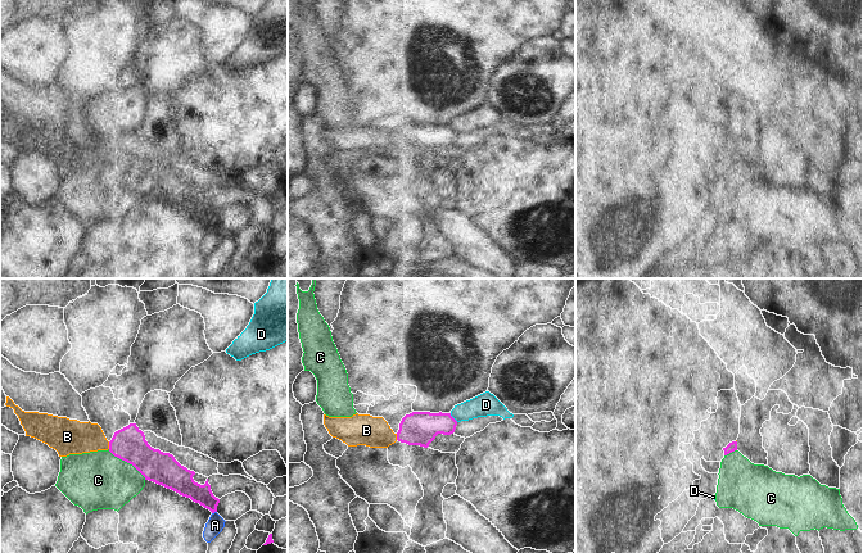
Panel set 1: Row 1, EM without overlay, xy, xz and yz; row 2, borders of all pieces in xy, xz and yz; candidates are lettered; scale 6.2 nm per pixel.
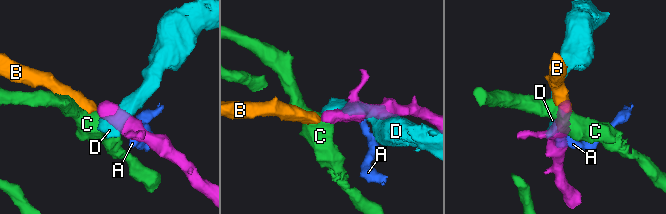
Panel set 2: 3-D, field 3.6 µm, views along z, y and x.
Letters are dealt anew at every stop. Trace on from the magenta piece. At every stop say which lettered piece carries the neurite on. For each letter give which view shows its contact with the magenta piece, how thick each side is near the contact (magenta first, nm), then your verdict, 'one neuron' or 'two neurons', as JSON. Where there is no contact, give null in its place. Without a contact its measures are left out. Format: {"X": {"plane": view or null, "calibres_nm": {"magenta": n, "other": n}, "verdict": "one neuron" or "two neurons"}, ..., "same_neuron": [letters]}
{"A": {"plane": "xy", "calibres_nm": {"magenta": 130, "other": 110}, "verdict": "two neurons"}, "B": {"plane": "xy", "calibres_nm": {"magenta": 220, "other": 220}, "verdict": "one neuron"}, "C": {"plane": "xy", "calibres_nm": {"magenta": 220, "other": 360}, "verdict": "two neurons"}, "D": {"plane": "xz", "calibres_nm": {"magenta": 200, "other": 140}, "verdict": "two neurons"}, "same_neuron": ["B"]}

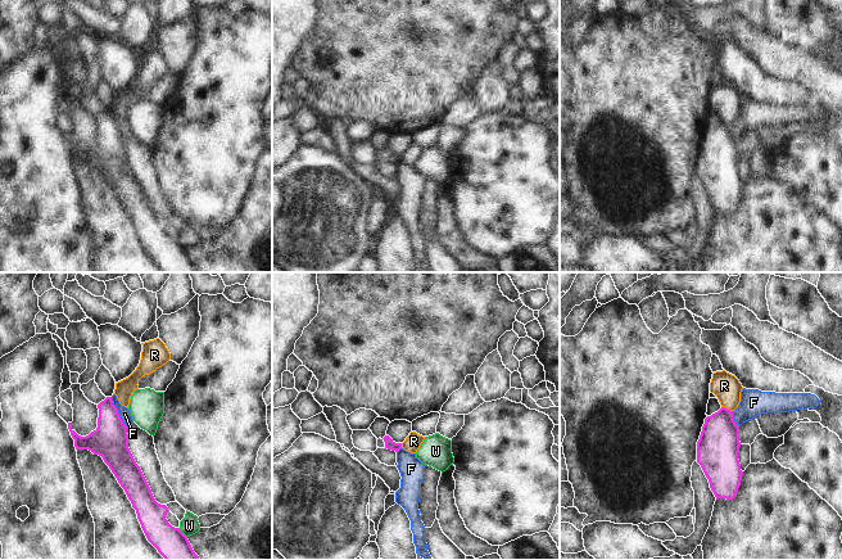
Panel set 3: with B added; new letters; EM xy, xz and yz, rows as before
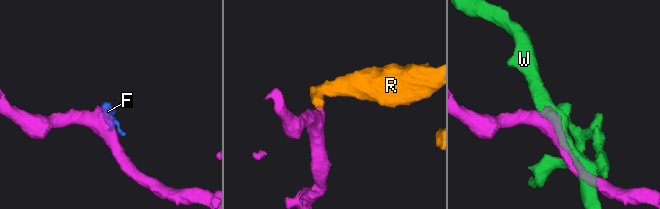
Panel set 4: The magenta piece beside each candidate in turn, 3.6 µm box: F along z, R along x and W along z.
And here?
{"F": {"plane": "xy", "calibres_nm": {"magenta": 220, "other": 70}, "verdict": "two neurons"}, "R": {"plane": "yz", "calibres_nm": {"magenta": 260, "other": 170}, "verdict": "two neurons"}, "W": {"plane": "xy", "calibres_nm": {"magenta": 190, "other": 120}, "verdict": "two neurons"}, "same_neuron": []}

